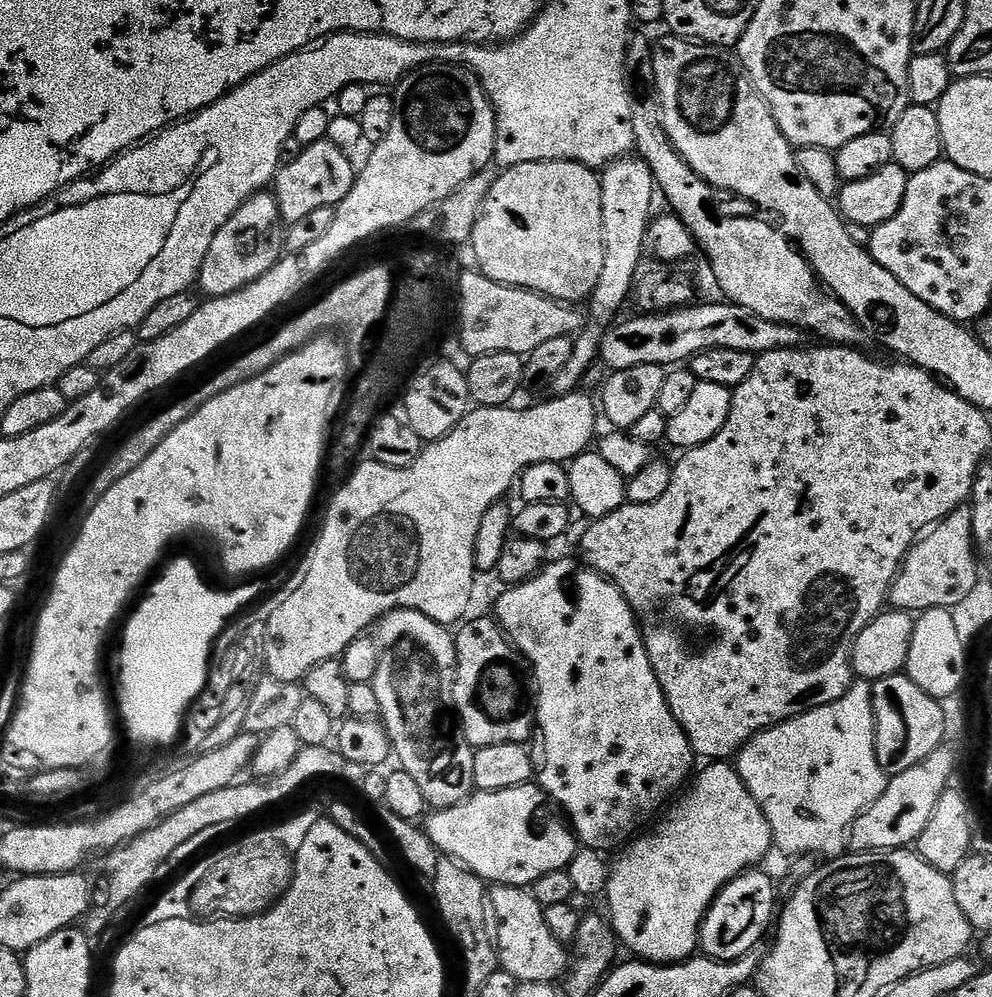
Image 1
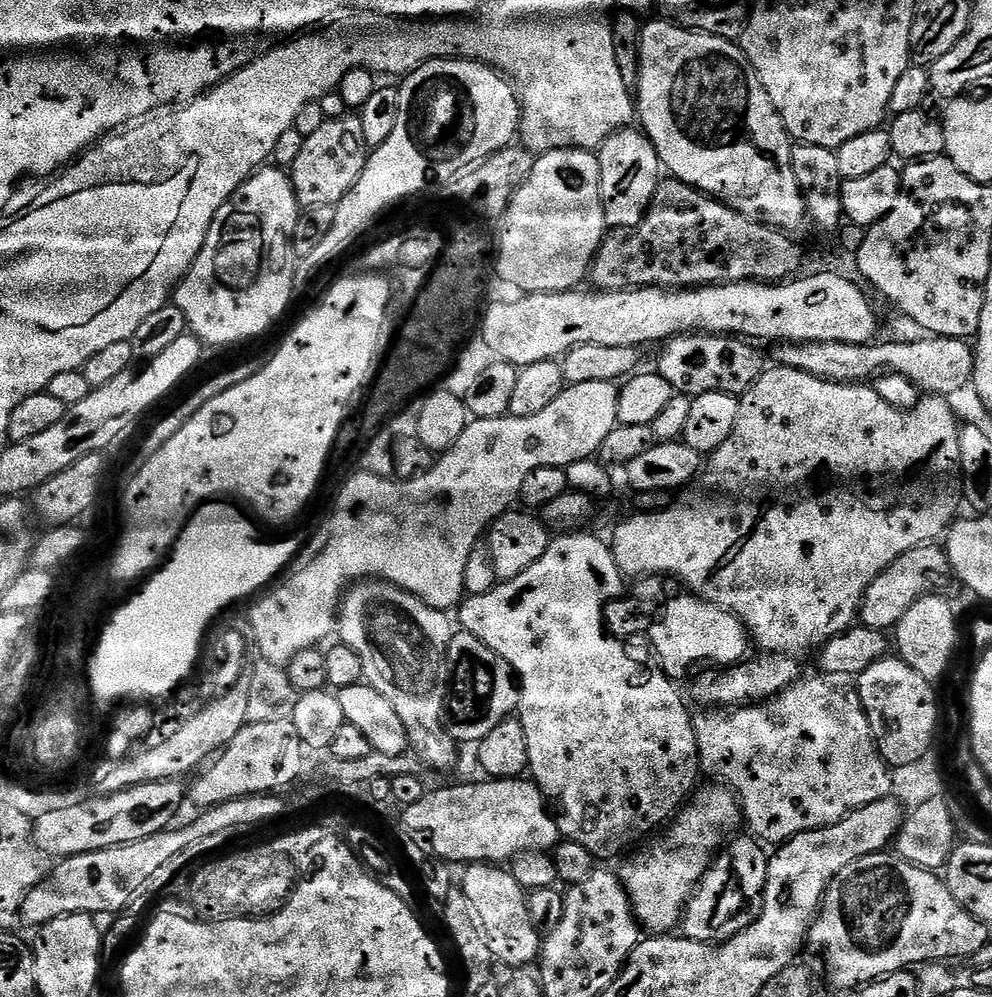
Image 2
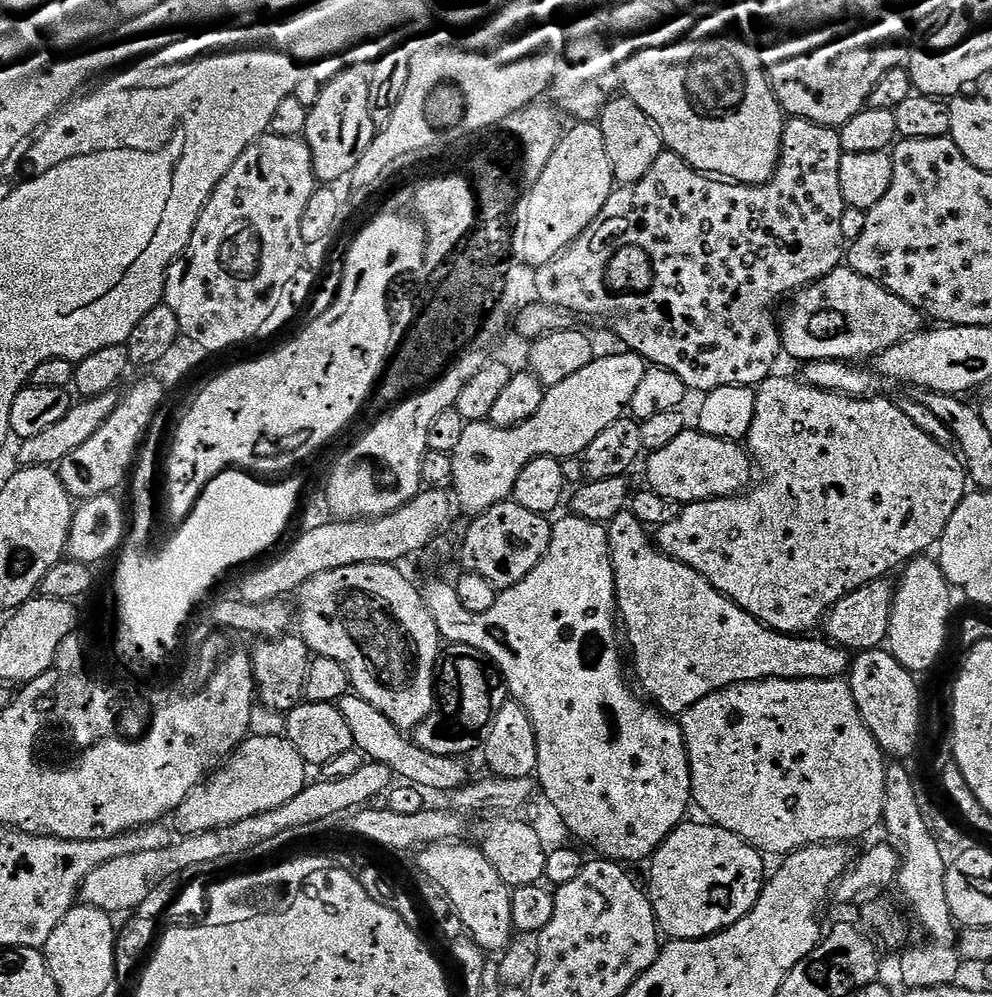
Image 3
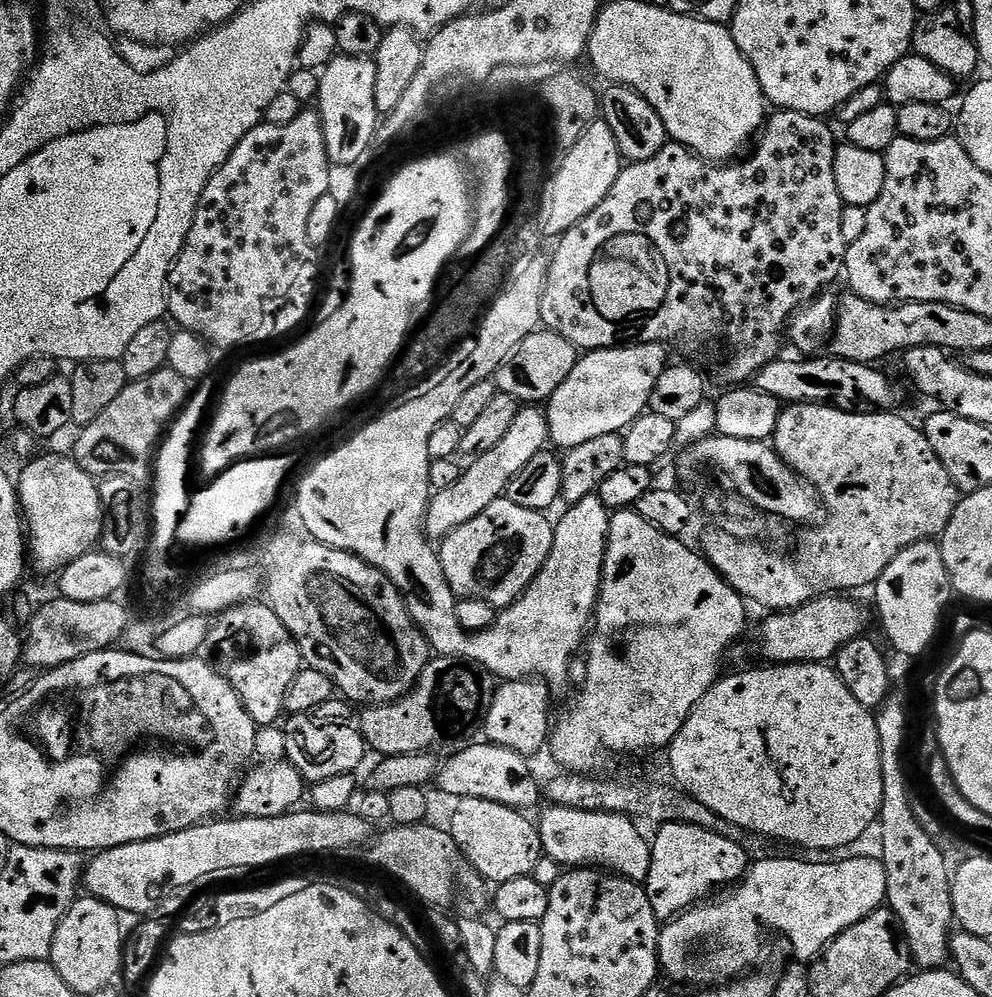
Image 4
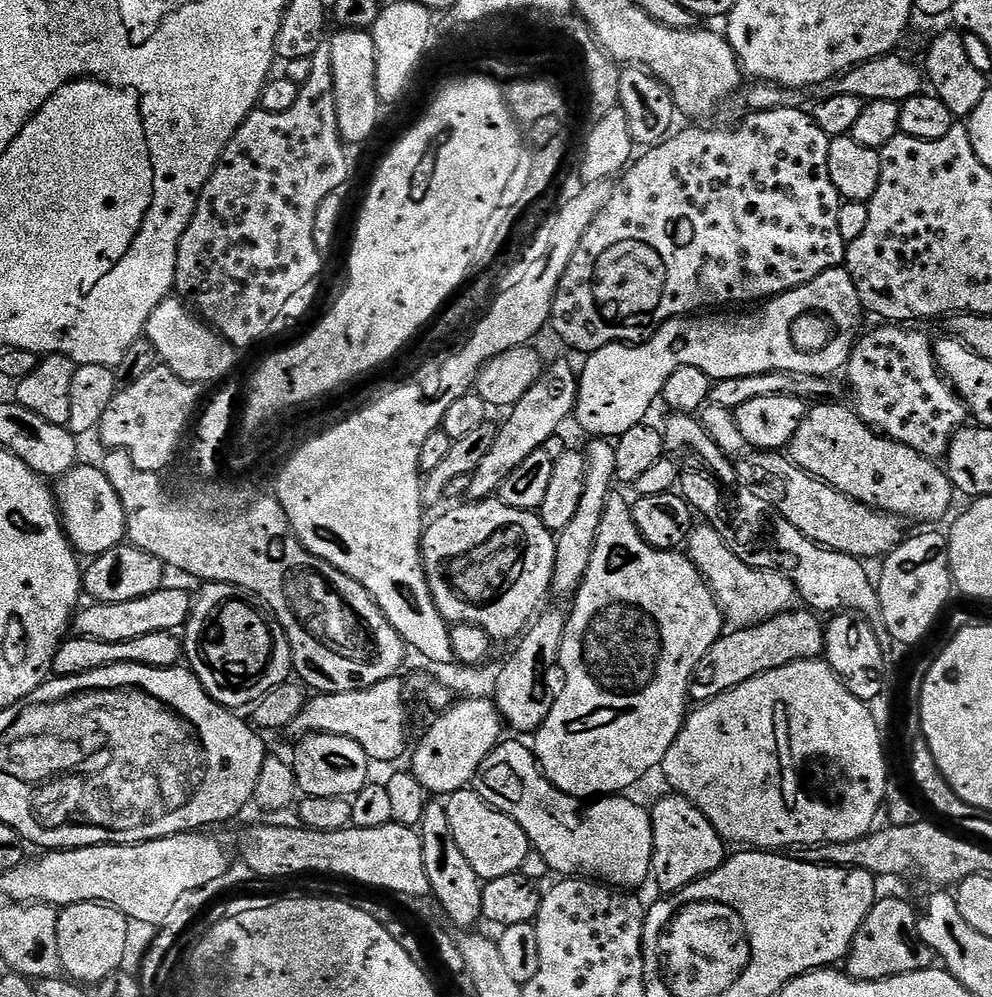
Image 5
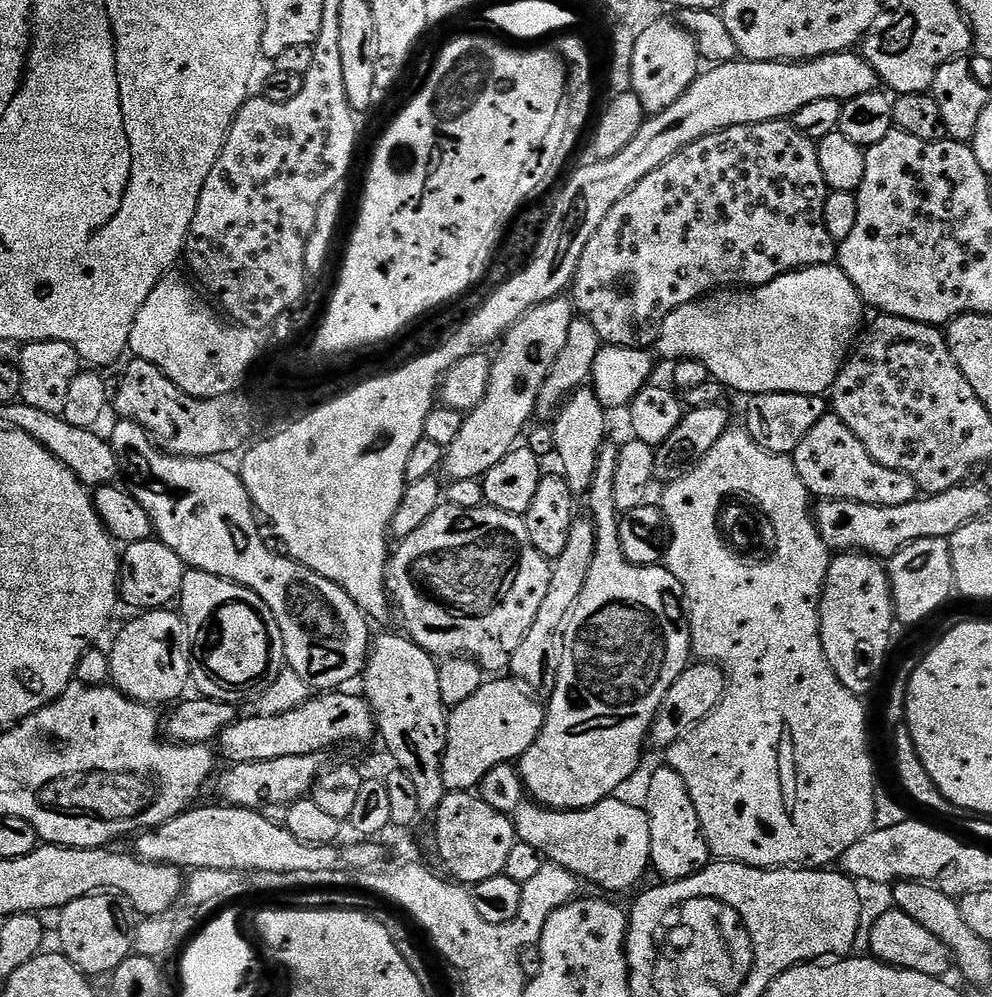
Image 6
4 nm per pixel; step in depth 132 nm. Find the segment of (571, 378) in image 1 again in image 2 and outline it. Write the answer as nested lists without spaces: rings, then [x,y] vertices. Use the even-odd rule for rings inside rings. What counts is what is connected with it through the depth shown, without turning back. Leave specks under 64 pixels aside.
[[[632,126],[623,127],[606,137],[599,145],[598,155],[605,225],[612,227],[613,224],[616,230],[630,230],[640,223],[652,207],[652,199],[662,179],[660,156],[643,131]]]

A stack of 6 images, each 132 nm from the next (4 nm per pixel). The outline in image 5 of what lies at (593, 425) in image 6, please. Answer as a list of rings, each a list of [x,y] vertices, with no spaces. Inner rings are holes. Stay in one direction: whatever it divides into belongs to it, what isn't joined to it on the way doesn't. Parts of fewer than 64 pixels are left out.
[[[592,438],[587,441],[586,455],[586,490],[582,490],[582,499],[573,520],[566,525],[566,530],[558,533],[556,541],[556,565],[552,579],[552,592],[555,595],[575,597],[580,589],[582,578],[586,574],[586,566],[590,566],[590,554],[594,554],[594,542],[598,538],[598,526],[602,526],[602,514],[606,514],[608,497],[613,495],[616,467],[614,466],[615,443],[604,438]]]

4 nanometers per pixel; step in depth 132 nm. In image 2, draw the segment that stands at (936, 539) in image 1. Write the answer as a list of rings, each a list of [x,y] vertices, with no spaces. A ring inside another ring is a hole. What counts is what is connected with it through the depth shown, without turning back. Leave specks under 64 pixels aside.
[[[939,543],[923,544],[898,558],[866,590],[860,604],[858,620],[863,627],[872,628],[875,632],[887,633],[900,623],[906,610],[922,596],[939,593],[948,583],[953,583],[954,573],[948,561],[947,551]]]

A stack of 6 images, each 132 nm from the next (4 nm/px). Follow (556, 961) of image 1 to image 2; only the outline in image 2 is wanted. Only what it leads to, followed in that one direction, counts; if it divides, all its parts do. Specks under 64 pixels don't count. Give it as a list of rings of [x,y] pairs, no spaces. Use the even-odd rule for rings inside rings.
[[[469,864],[463,872],[462,891],[467,902],[474,908],[484,939],[492,951],[493,961],[513,970],[524,968],[527,964],[535,965],[540,954],[542,937],[538,930],[534,930],[534,922],[530,922],[528,897],[524,887],[504,866]]]

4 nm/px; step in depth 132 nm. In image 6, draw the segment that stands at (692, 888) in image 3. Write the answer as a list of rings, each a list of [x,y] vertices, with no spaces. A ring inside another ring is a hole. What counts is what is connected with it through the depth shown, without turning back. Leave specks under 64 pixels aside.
[[[657,767],[651,779],[646,811],[650,822],[650,868],[653,873],[656,871],[660,875],[661,881],[685,880],[708,867],[713,854],[708,849],[698,810],[694,810],[694,802],[690,798],[690,790],[686,790],[686,782],[682,782],[682,778],[678,778],[672,768]]]

